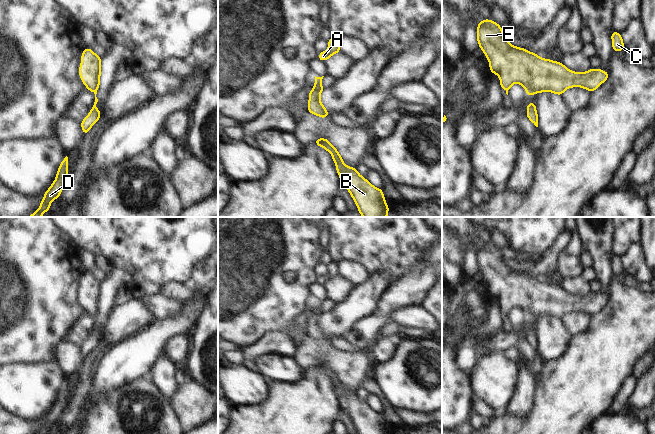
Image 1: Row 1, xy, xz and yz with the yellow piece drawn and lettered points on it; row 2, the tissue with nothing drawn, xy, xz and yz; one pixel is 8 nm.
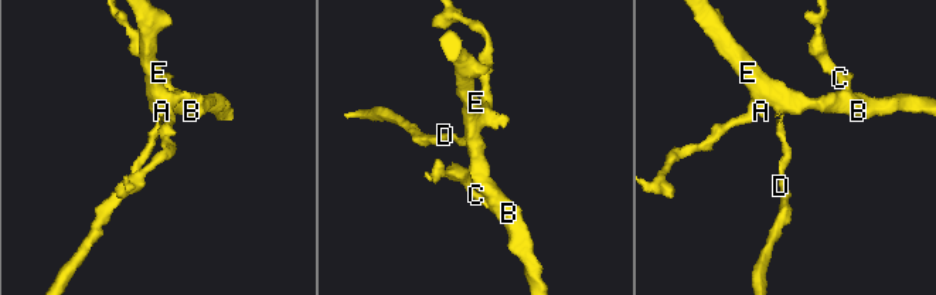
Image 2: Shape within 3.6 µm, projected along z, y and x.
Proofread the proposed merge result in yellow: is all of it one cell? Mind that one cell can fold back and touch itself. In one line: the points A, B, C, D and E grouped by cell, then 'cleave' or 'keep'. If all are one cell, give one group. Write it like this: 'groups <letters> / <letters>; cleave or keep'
groups A B C E / D; cleave

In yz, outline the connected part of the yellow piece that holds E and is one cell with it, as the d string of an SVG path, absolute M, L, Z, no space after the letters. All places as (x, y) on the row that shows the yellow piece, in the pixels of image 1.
M486 18L478 22L477 40L490 63L490 72L499 76L507 95L514 83L536 93L548 91L560 96L571 87L593 92L609 76L609 72L594 68L583 73L573 72L562 62L542 59L536 53L513 46L506 40L501 26Z

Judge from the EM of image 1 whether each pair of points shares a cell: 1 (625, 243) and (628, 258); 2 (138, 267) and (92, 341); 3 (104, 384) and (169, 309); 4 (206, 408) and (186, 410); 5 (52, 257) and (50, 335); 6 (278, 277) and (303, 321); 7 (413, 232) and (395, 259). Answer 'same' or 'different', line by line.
1: different
2: same
3: different
4: same
5: same
6: different
7: same

